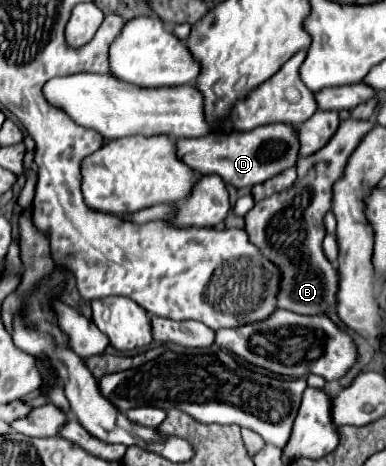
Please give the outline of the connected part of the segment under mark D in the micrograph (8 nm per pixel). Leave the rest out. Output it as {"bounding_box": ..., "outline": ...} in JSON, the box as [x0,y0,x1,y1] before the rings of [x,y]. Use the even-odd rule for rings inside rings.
{"bounding_box":[176,123,298,187],"outline":[[[284,123],[264,125],[252,131],[234,131],[230,135],[208,133],[204,137],[178,139],[176,157],[196,173],[216,173],[234,187],[252,187],[290,169],[298,159],[298,129]]]}

